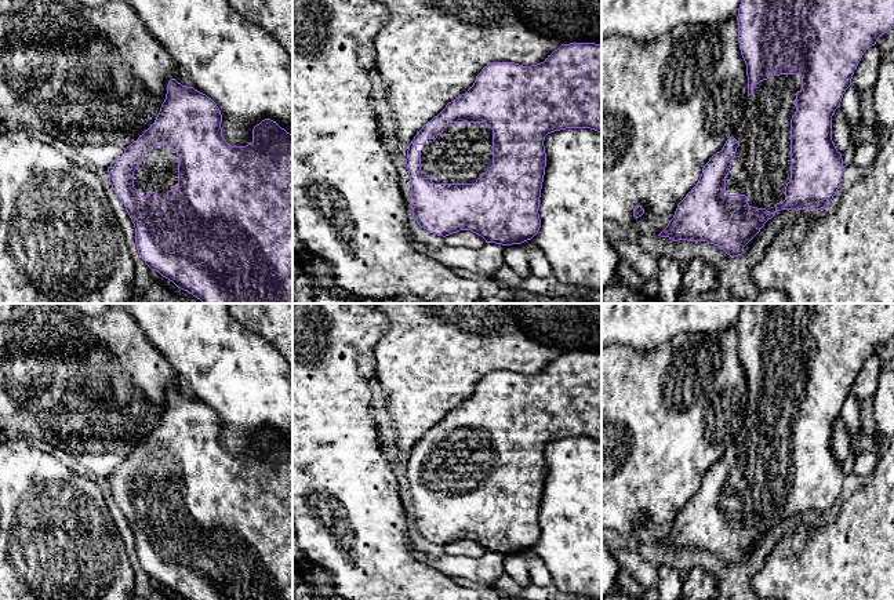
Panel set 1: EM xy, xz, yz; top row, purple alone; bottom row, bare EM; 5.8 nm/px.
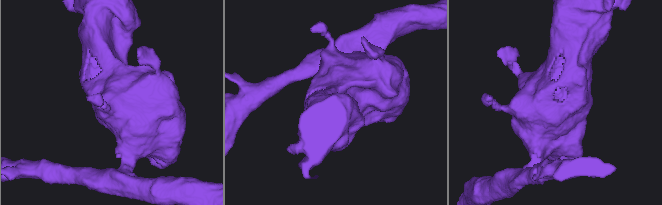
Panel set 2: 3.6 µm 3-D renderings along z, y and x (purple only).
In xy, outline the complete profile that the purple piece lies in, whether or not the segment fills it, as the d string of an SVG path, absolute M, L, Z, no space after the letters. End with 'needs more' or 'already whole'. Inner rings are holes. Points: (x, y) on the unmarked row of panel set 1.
M171 388L157 426L108 477L109 491L134 532L138 563L152 579L183 600L292 600L292 443L265 428L252 437L251 452L232 455L222 446L221 432L221 419L211 407Z | needs more

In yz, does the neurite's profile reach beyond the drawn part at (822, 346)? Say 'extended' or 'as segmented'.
extended

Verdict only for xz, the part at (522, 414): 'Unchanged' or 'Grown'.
Grown

